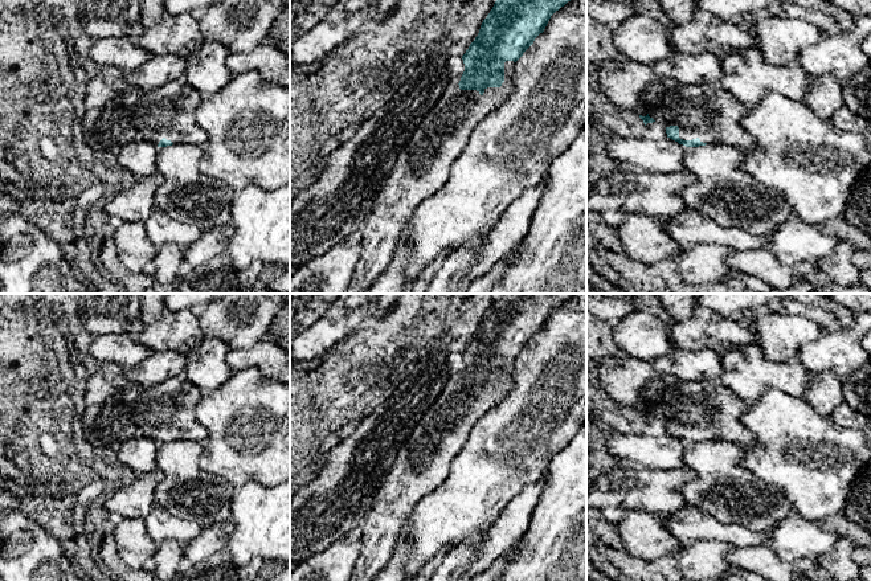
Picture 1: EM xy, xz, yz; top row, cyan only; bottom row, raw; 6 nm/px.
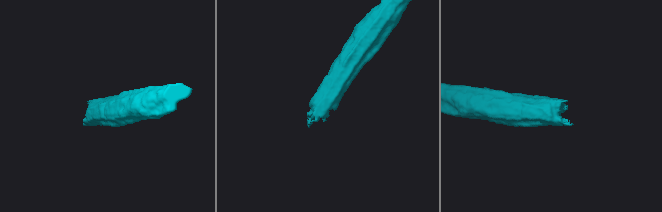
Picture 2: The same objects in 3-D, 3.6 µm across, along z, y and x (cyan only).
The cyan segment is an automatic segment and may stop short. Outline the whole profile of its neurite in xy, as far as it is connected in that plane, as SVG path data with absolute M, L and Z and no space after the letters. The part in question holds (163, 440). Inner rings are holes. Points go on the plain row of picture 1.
M184 377L142 386L142 394L134 400L131 416L134 435L158 443L172 441L205 443L208 430L195 417L196 405L203 394Z

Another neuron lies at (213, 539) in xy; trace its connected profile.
M221 521L203 528L201 533L183 548L183 560L201 568L213 562L213 556L225 552L233 532L232 521Z

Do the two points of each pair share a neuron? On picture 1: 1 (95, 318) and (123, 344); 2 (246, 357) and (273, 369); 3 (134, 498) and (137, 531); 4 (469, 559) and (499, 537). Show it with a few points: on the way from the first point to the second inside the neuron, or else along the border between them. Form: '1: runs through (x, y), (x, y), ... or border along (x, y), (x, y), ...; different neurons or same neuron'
1: border along (127, 331), (99, 335); different neurons
2: runs through (253, 357), (261, 357), (266, 363); same neuron
3: border along (143, 516), (125, 519); different neurons
4: runs through (477, 556), (491, 545); same neuron

